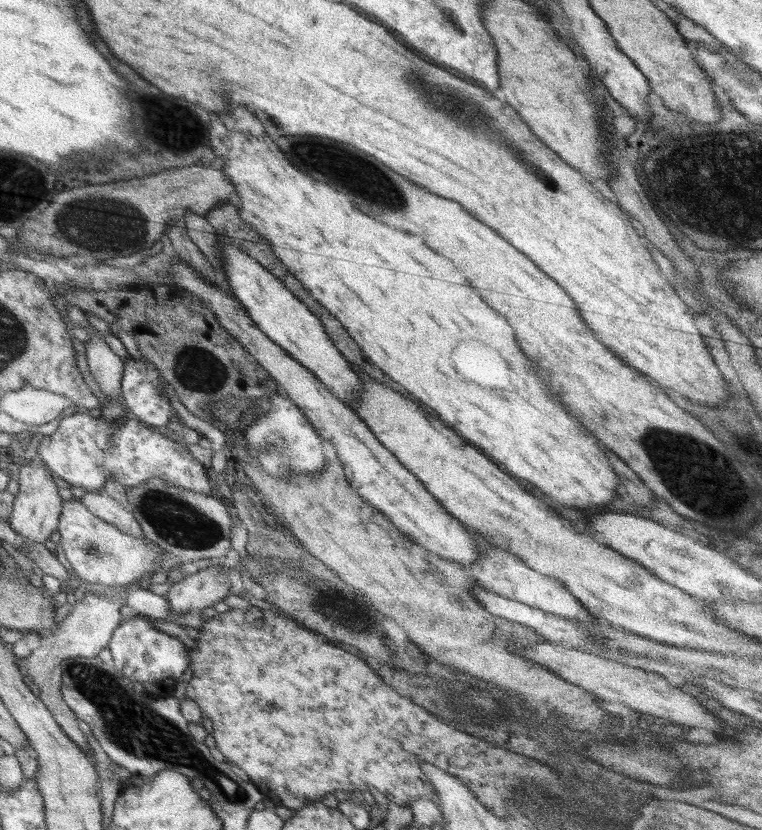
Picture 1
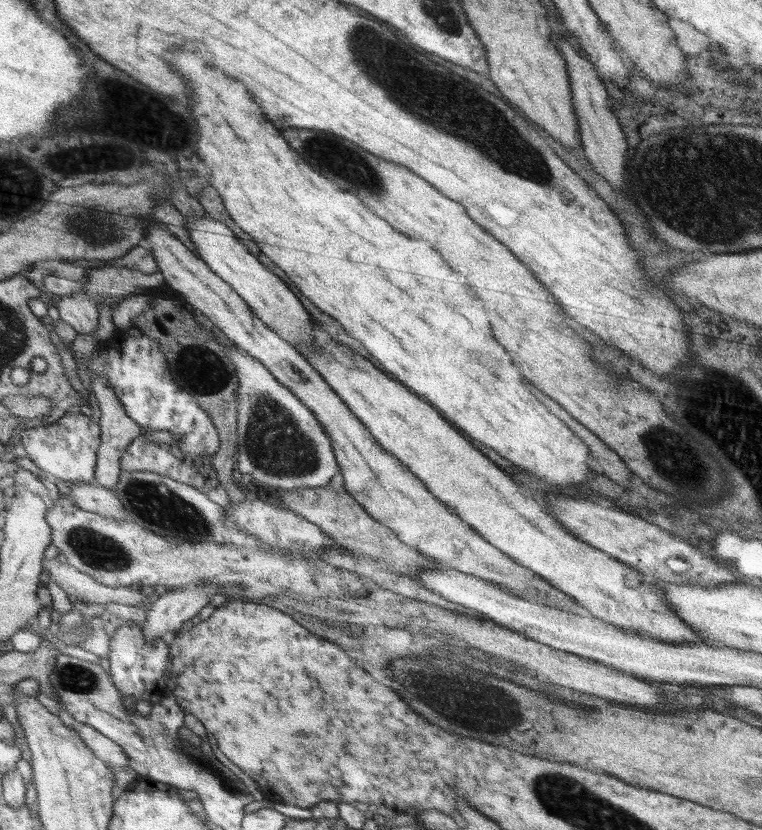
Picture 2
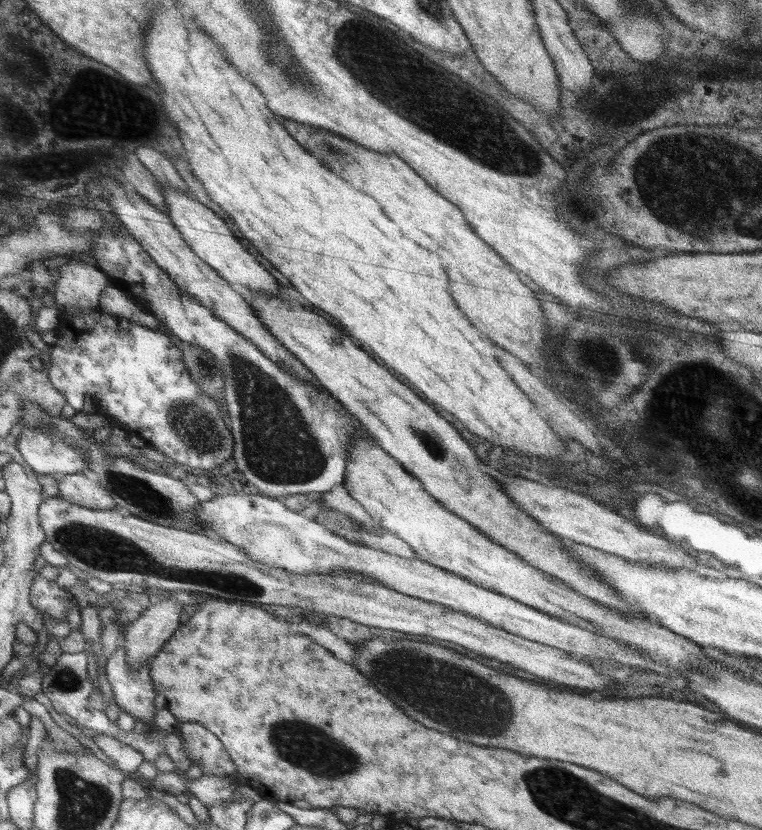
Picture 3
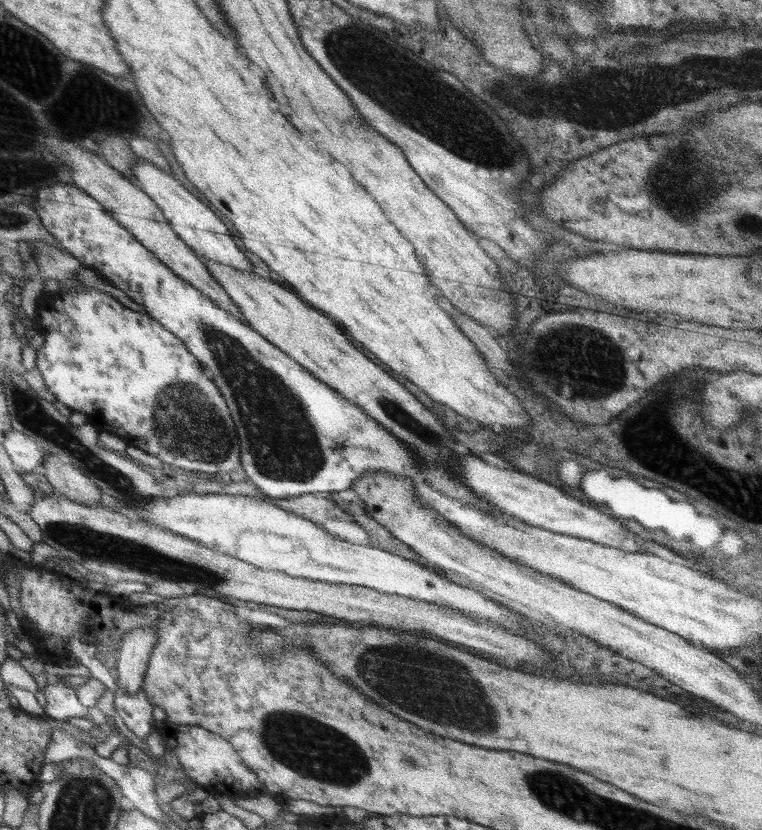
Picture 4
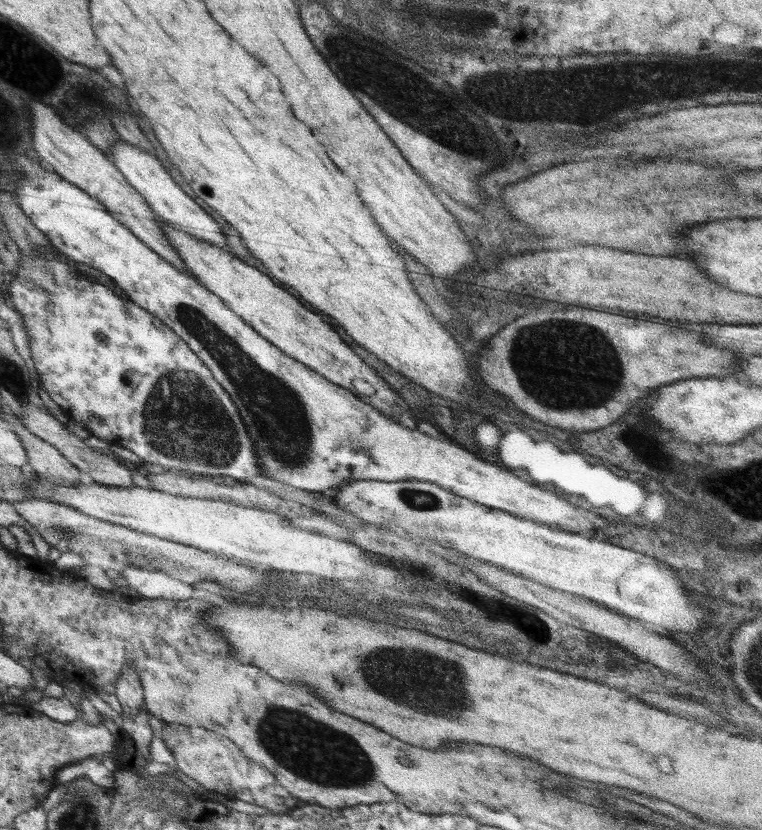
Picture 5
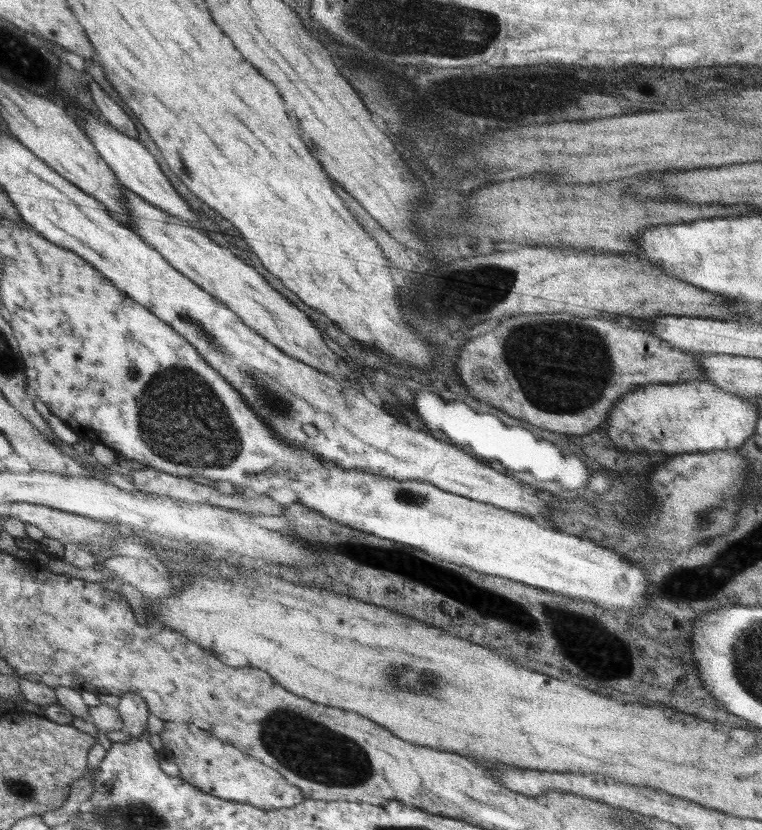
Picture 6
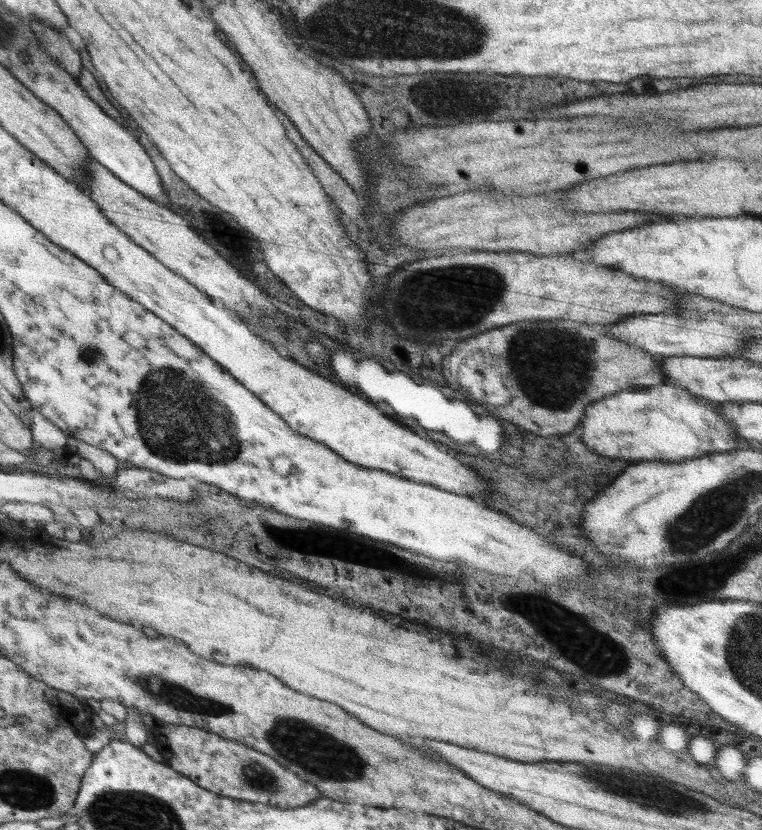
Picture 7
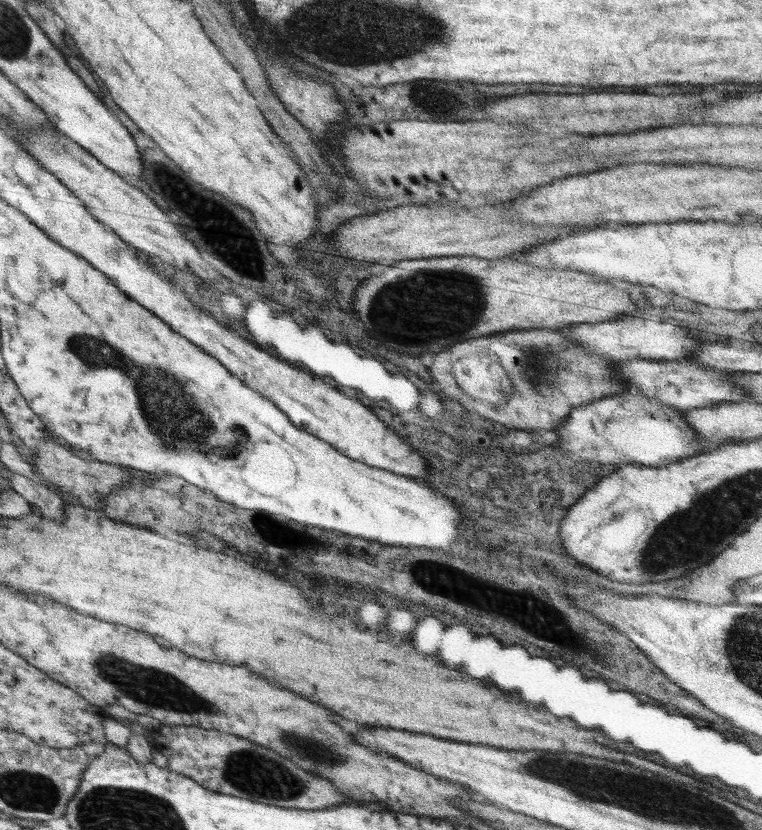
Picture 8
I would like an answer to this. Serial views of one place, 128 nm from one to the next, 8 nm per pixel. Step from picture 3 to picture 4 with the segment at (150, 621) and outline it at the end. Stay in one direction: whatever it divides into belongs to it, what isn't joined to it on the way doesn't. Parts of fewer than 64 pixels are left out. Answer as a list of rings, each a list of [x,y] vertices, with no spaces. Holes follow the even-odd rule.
[[[149,626],[132,628],[123,636],[116,666],[118,689],[130,694],[143,689],[145,672],[155,644],[155,632]]]

